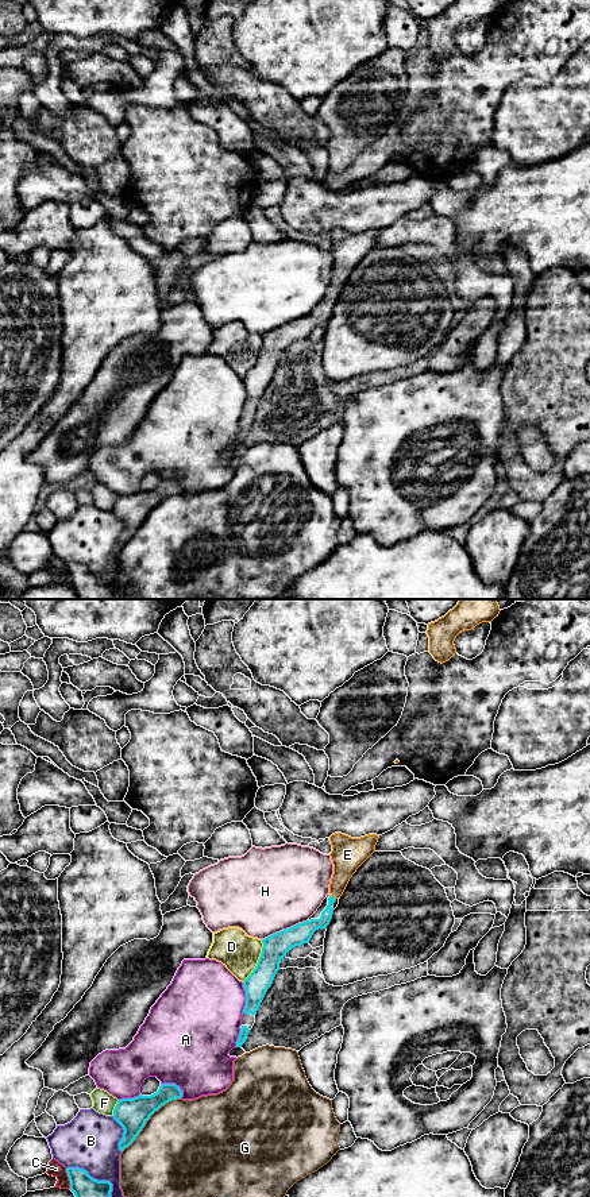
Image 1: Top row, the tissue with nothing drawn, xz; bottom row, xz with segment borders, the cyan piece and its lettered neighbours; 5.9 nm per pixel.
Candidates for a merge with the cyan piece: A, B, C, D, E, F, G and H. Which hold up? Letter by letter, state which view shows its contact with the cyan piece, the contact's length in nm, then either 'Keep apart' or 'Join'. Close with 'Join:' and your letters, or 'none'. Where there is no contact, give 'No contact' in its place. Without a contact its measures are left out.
A: Touches cyan in xz. Shared border 180 nm. Keep apart
B: Touches cyan in xz. Shared border 320 nm. Keep apart
C: Touches cyan in xz. Shared border 120 nm. Keep apart
D: Touches cyan in xz. Shared border 280 nm. Keep apart
E: Touches cyan in xz. Shared border 40 nm. Join
F: Touches cyan in xz. Shared border 100 nm. Keep apart
G: Touches cyan in xz. Shared border 480 nm. Keep apart
H: Touches cyan in xz. Shared border 300 nm. Keep apart
Join: E

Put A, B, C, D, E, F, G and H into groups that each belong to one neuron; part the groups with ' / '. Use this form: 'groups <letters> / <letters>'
groups A / B / C / D / E / F / G / H

